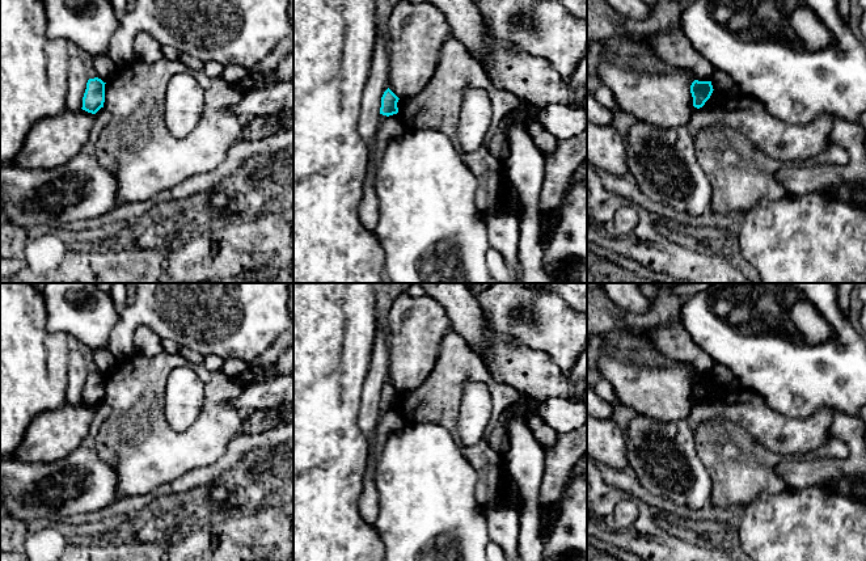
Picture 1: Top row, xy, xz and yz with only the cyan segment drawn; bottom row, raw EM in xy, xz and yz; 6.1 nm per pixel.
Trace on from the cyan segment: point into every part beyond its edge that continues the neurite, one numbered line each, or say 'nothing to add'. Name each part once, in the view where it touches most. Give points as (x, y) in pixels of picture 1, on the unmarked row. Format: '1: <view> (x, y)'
nothing to add

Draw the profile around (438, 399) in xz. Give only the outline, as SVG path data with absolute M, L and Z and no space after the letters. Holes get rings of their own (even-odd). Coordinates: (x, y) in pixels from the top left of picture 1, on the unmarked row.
M451 332L442 342L432 371L419 387L401 393L398 408L406 422L431 422L449 431L460 452L477 472L474 497L486 507L500 495L504 473L503 455L489 446L491 427L519 401L519 391L507 384L498 384L481 357L461 336ZM466 381L485 384L491 396L491 425L472 447L465 446L457 433L461 396Z

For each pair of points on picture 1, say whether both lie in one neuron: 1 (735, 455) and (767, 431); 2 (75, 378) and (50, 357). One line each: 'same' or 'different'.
1: different
2: different

